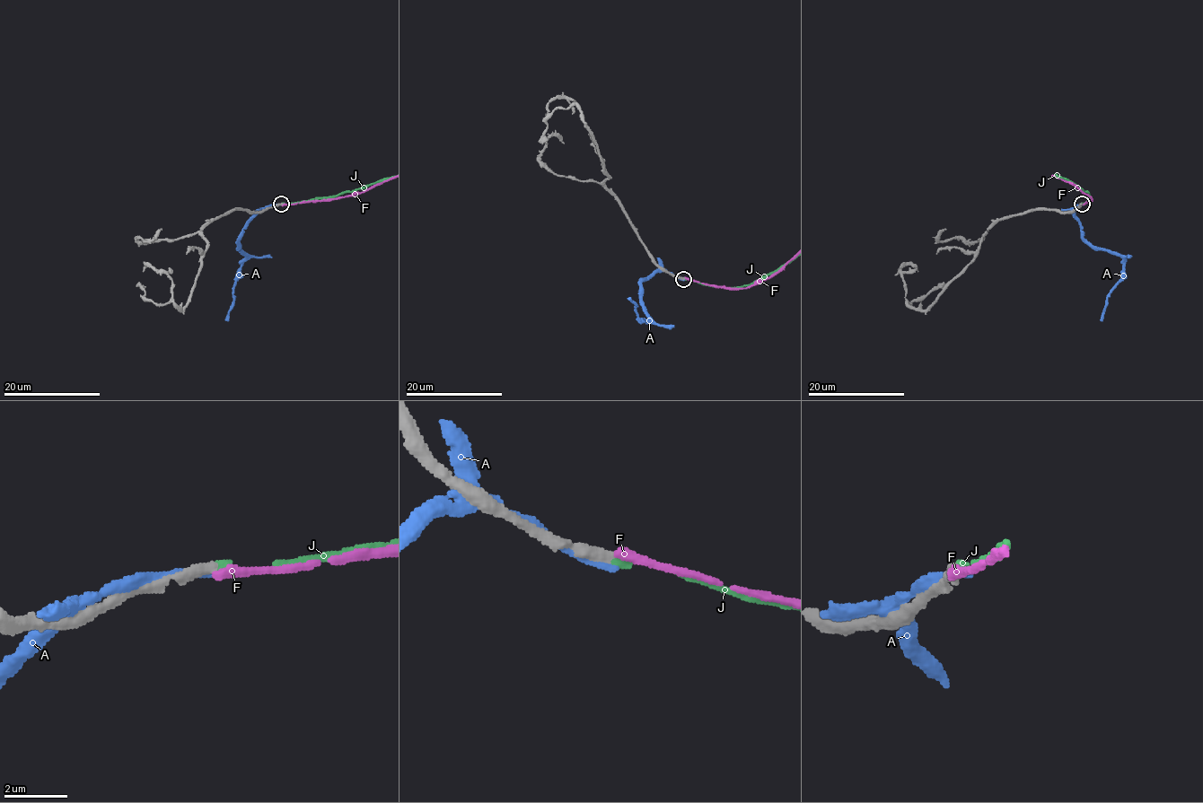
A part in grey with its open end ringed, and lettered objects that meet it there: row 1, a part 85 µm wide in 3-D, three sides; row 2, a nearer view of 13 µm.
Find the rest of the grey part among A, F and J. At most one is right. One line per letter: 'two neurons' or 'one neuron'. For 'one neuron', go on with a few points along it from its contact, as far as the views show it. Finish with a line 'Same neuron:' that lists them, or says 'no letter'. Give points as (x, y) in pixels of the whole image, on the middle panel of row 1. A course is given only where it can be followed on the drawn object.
A: two neurons
F: two neurons
J: one neuron
Same neuron: J

